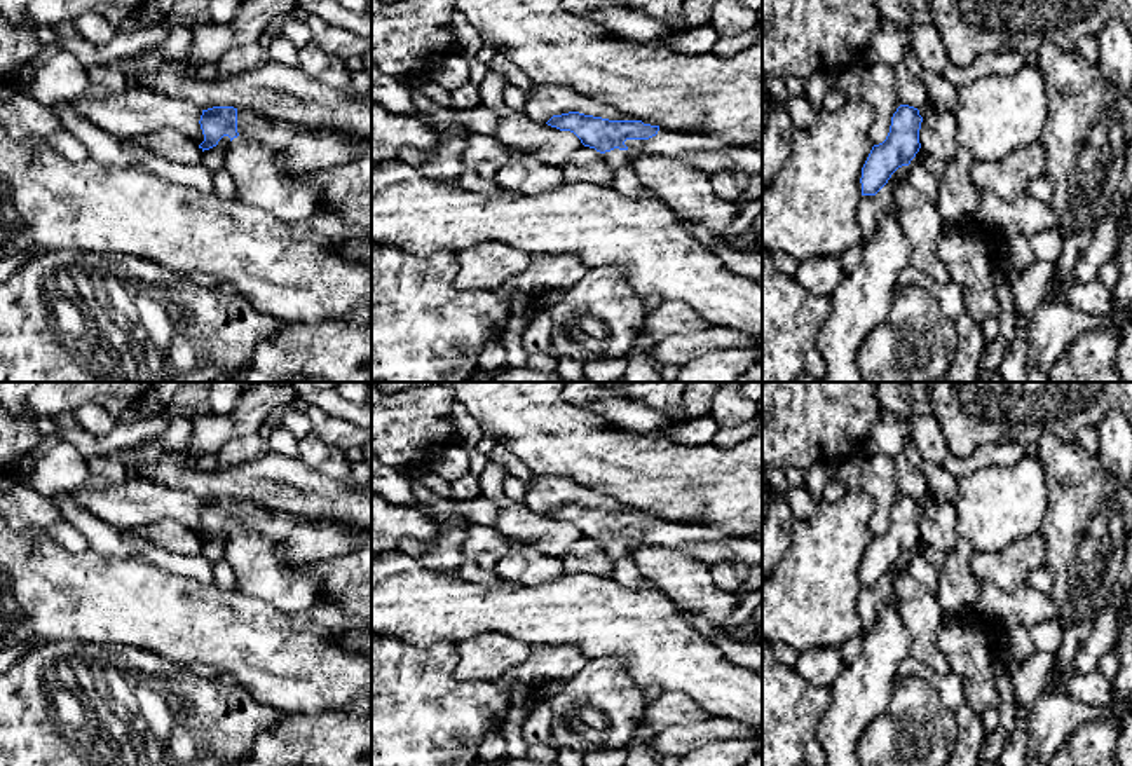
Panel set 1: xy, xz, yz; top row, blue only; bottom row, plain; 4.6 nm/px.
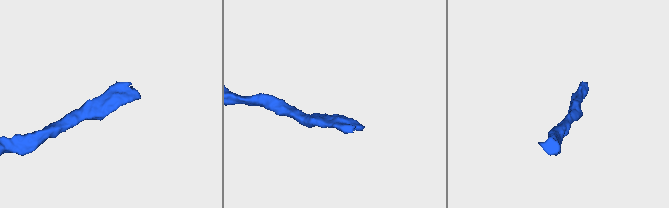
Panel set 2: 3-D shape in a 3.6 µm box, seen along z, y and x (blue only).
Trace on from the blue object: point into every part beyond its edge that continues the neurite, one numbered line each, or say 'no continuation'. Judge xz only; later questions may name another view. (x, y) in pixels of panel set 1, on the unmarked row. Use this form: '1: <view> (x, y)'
1: xz (707, 543)

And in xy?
1: xy (300, 538)

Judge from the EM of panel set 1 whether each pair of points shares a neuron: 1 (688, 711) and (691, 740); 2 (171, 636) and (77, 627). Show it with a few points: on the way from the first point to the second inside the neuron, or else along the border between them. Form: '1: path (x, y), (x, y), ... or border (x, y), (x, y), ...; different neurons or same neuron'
1: border (709, 718), (698, 723), (675, 723), (660, 731); different neurons
2: path (149, 627), (100, 627); same neuron

